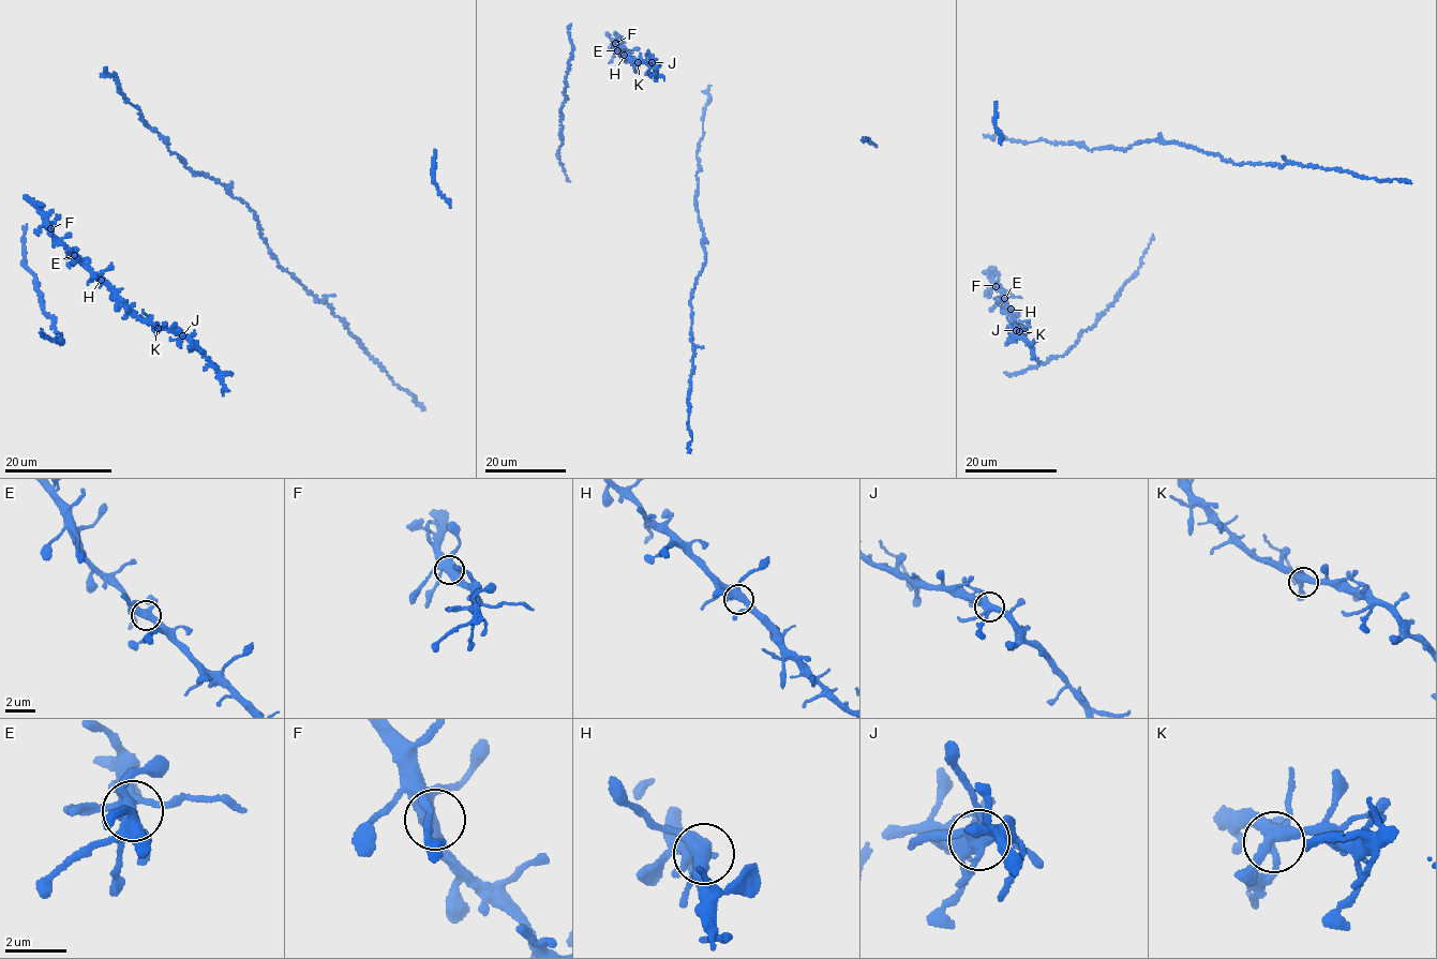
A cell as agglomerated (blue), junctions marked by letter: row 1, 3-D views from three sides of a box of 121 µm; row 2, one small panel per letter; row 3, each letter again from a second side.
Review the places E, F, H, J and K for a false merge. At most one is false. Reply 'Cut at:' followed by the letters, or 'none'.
Cut at: none

